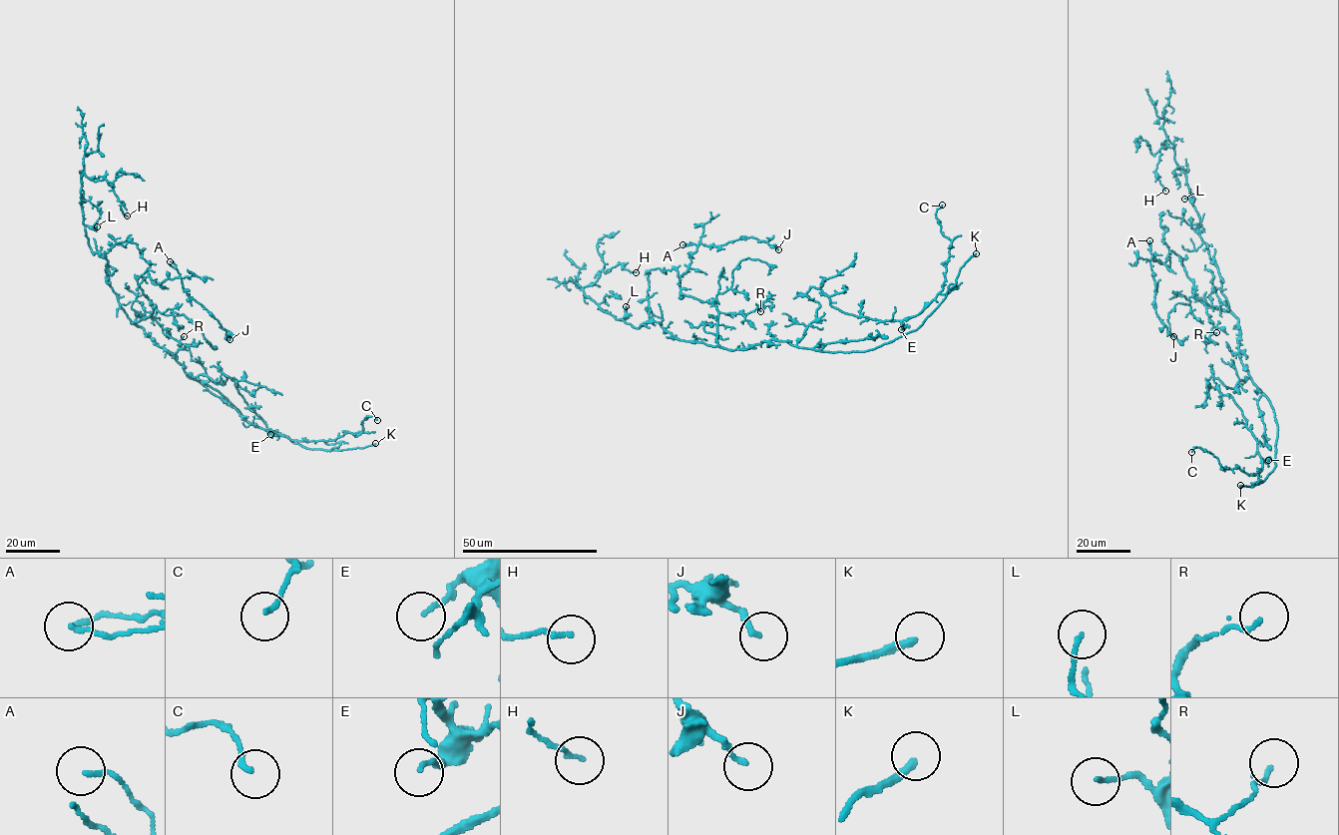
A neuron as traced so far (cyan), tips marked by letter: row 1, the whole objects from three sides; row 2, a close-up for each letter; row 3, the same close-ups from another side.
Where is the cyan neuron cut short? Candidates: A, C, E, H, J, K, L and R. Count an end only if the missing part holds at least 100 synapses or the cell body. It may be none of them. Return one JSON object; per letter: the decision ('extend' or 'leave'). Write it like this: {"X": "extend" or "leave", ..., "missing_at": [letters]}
{"A": "leave", "C": "leave", "E": "leave", "H": "leave", "J": "leave", "K": "extend", "L": "leave", "R": "leave", "missing_at": ["K"]}

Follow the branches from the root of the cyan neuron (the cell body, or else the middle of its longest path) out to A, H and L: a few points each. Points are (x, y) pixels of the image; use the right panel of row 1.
A: (1241, 361), (1237, 318), (1201, 302), (1181, 259), (1170, 251), (1159, 263), (1151, 258), (1149, 240)
H: (1241, 361), (1238, 320), (1197, 231), (1200, 220), (1186, 175), (1167, 140), (1154, 172), (1165, 191)
L: (1241, 361), (1238, 320), (1222, 294), (1217, 266), (1196, 229), (1200, 220), (1191, 203), (1193, 197), (1184, 199)

